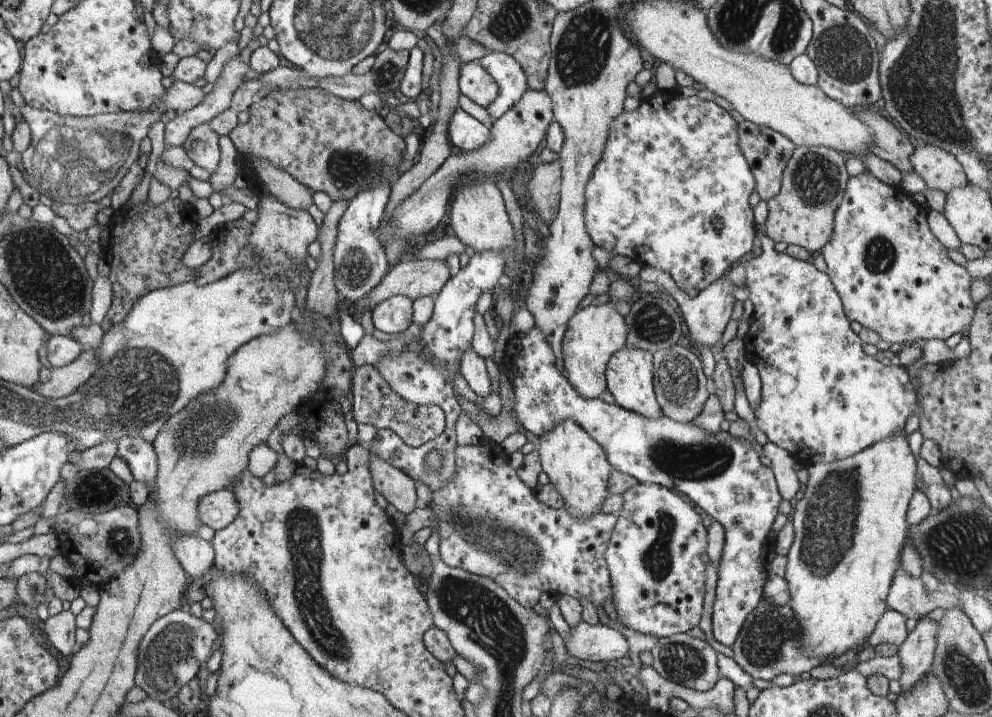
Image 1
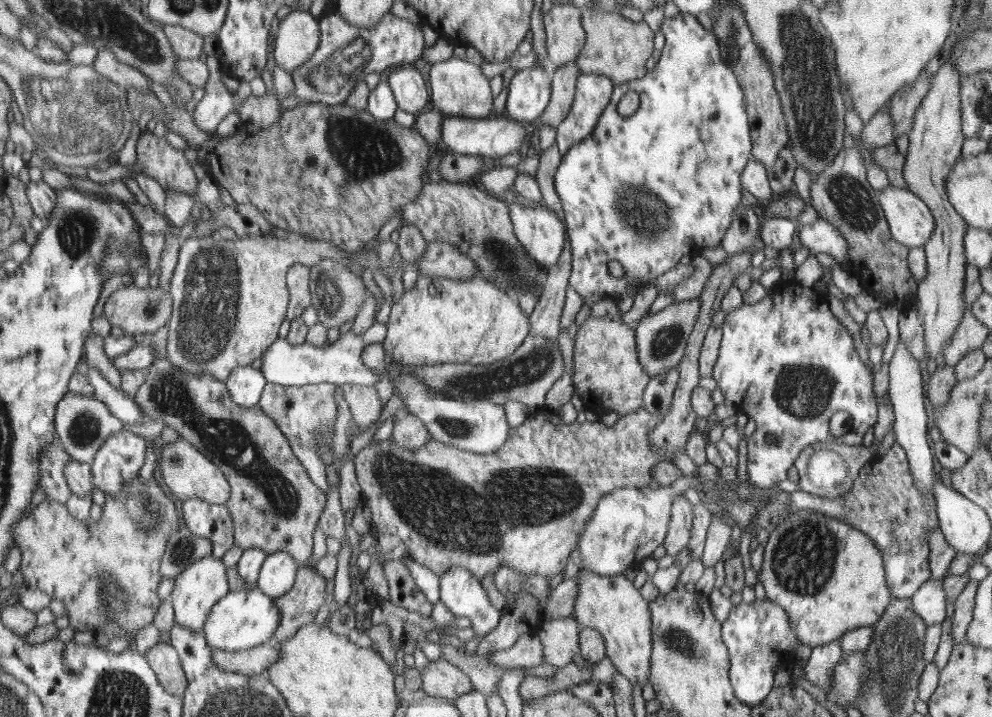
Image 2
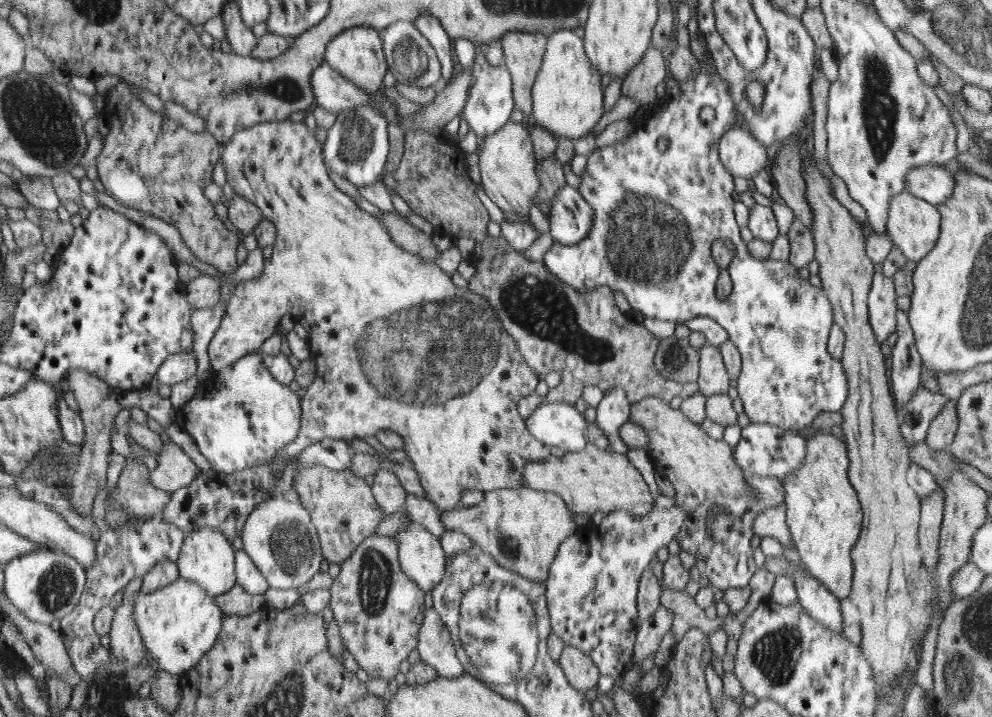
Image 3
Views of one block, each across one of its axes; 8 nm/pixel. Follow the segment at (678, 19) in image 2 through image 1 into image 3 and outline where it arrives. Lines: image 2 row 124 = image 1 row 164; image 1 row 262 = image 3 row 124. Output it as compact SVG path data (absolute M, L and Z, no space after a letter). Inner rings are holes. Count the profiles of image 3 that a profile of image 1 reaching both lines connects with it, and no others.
M696 34L691 37L690 50L696 56L698 64L700 64L699 72L692 78L680 80L681 95L680 99L671 99L665 97L661 100L659 113L654 113L652 116L646 116L642 120L633 117L635 123L634 132L629 135L626 141L622 143L614 143L606 147L598 147L590 153L587 166L581 174L580 188L581 195L591 204L595 212L595 220L593 220L593 230L589 232L587 238L581 240L580 243L574 245L563 245L554 241L551 248L544 255L544 265L546 269L557 276L566 284L572 285L581 292L587 290L595 290L596 287L609 286L613 290L623 292L627 301L630 303L632 313L640 317L654 317L660 320L682 323L694 319L696 317L708 316L715 320L724 330L727 330L729 339L737 346L738 352L741 354L741 371L737 380L737 391L742 399L744 412L749 416L751 423L766 423L779 426L784 430L797 431L799 428L811 426L812 421L820 411L840 412L844 401L848 396L847 378L841 363L841 360L836 360L827 349L829 334L833 325L833 308L831 302L826 296L823 289L813 286L808 279L800 277L799 270L792 267L792 264L787 260L758 260L753 257L749 250L746 250L746 242L740 238L740 228L734 220L734 182L732 182L731 172L725 168L723 161L719 159L720 140L723 139L727 132L732 128L740 126L742 123L740 115L734 110L734 101L732 100L730 88L726 80L724 80L717 72L714 77L708 73L709 67L707 64L708 44L702 41ZM704 106L714 108L715 118L710 124L700 120L700 110ZM661 137L668 138L668 148L661 152L658 149L658 143Z

